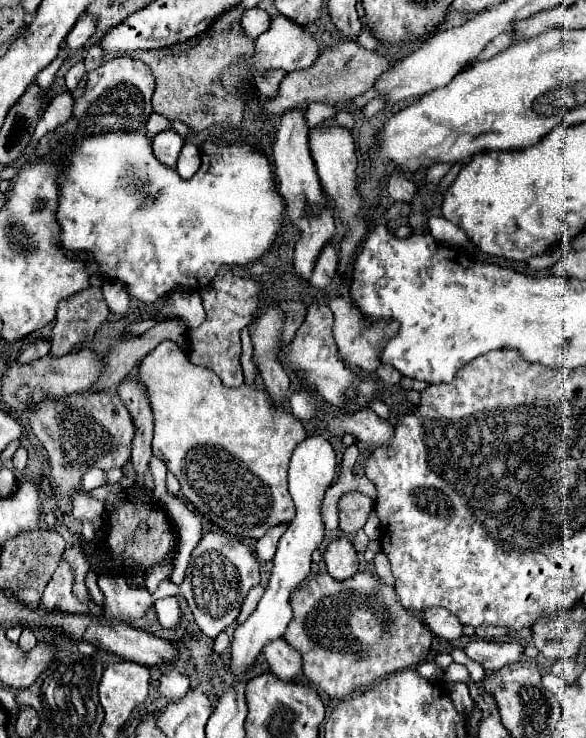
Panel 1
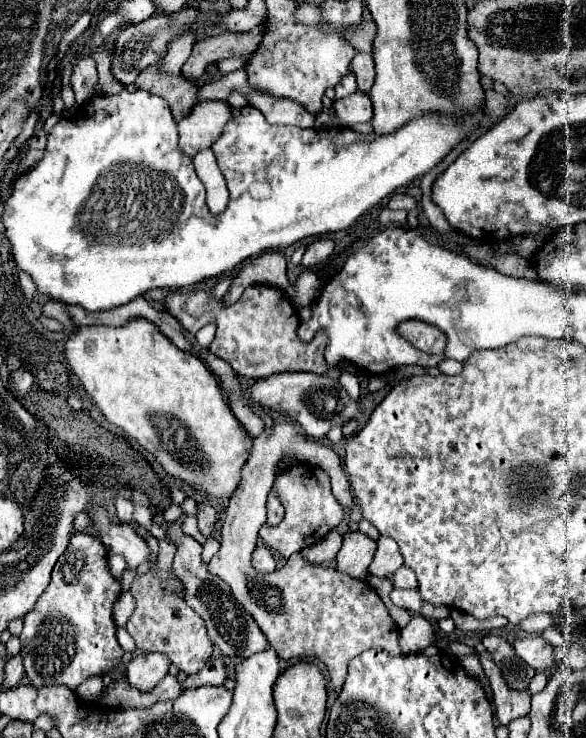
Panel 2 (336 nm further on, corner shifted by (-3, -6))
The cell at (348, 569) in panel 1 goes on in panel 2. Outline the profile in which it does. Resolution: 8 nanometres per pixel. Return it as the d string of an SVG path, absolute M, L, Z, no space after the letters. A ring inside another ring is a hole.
M360 531L346 533L342 549L338 551L338 557L336 557L338 571L354 579L366 579L368 565L374 557L374 551L376 551L376 543L370 537L362 535Z

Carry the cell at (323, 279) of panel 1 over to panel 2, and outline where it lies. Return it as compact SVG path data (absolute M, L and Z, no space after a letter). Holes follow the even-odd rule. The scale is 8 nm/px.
M330 239L314 241L314 243L306 249L306 253L304 253L304 257L302 257L302 265L304 265L304 267L318 265L320 261L324 261L324 259L332 253L332 249L334 249L334 241L330 241Z

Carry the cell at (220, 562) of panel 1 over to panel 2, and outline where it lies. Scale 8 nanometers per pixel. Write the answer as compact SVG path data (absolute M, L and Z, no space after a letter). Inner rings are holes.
M258 545L254 549L254 555L252 555L252 565L260 571L260 573L272 573L276 569L276 561L274 561L274 555L268 547L264 545Z

